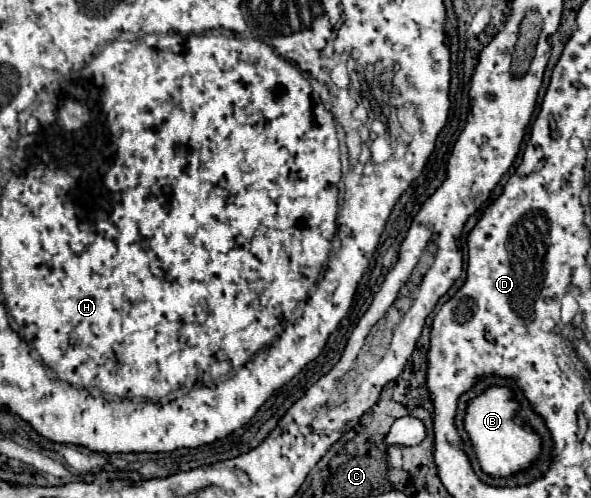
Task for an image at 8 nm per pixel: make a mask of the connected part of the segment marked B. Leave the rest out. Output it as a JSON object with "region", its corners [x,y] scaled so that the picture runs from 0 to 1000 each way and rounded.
{"region":[[[829,773],[792,805],[785,865],[795,878],[816,950],[829,958],[870,958],[914,926],[917,878],[893,849],[876,849],[870,841],[876,817],[880,809],[873,805],[866,777],[856,773]]]}

